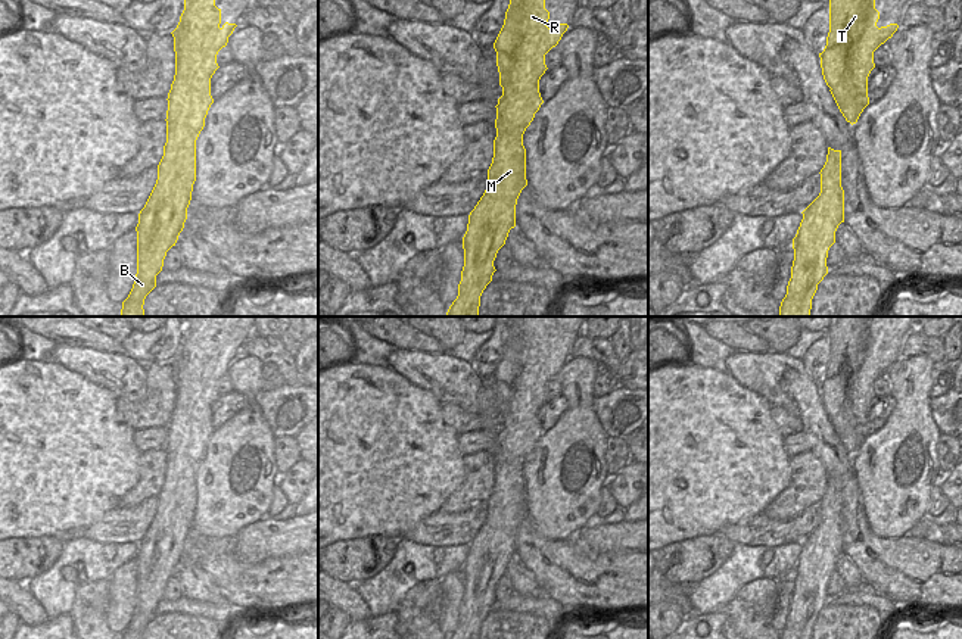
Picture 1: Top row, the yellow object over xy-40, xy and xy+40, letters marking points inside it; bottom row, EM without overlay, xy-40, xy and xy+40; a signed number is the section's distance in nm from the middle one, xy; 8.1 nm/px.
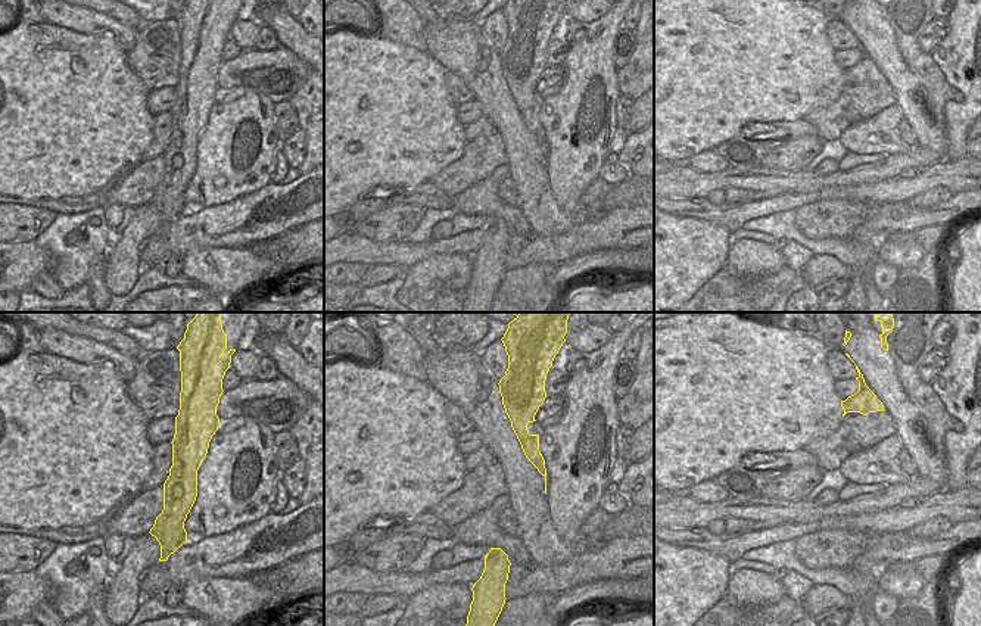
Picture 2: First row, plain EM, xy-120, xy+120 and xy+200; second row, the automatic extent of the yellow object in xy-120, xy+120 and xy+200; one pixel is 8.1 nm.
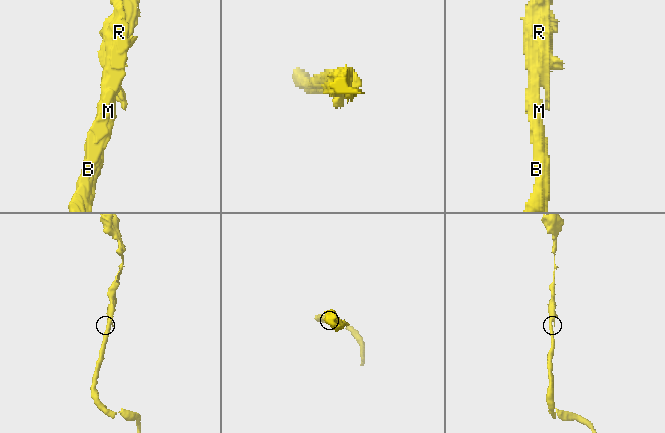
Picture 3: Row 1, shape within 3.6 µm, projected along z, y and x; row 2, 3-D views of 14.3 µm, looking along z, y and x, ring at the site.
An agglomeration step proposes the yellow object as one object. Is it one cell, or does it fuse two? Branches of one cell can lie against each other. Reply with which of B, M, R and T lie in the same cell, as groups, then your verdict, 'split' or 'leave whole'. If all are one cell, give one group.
B M R / T; split

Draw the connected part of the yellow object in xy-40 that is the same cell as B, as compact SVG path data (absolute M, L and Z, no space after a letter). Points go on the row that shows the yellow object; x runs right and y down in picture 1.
M184 0L184 10L175 28L175 75L168 93L166 143L158 165L156 184L138 213L137 274L128 297L122 302L121 317L144 317L144 299L156 287L156 275L162 271L166 252L175 246L187 219L196 181L196 140L205 127L205 118L214 99L211 78L220 68L218 52L227 46L236 24L221 24L221 9L215 0Z

